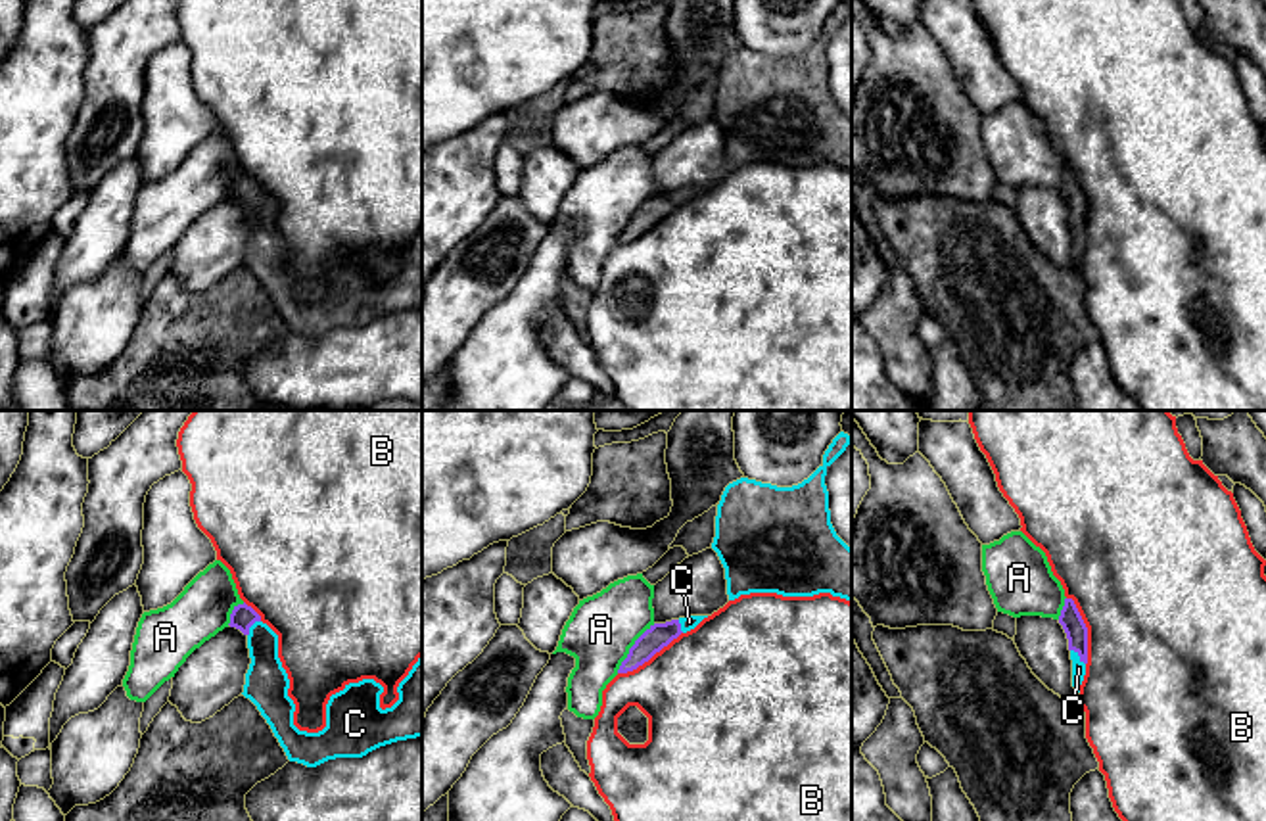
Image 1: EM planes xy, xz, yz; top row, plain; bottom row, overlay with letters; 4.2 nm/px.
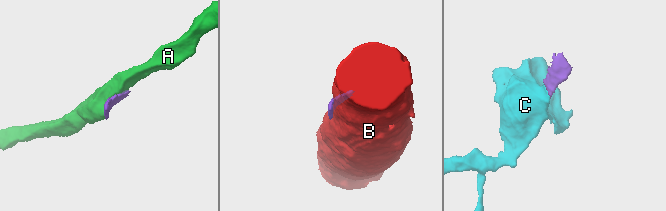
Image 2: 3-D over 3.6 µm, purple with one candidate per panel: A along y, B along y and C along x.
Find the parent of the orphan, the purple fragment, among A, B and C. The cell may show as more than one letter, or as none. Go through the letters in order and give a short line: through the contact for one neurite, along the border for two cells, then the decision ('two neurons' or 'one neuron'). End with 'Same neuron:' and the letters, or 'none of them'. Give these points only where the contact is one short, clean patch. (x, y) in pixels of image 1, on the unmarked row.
A: two neurons
B: two neurons
C: yz (1071, 190), (1077, 202), (1078, 225), (1078, 238) | one neuron
Same neuron: C

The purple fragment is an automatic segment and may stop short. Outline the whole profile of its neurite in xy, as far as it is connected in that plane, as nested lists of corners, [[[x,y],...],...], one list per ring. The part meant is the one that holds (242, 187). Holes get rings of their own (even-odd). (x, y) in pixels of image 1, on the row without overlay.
[[[246,173],[234,176],[228,196],[247,207],[251,234],[242,265],[257,276],[290,332],[316,338],[422,307],[422,226],[399,253],[399,270],[391,278],[380,278],[384,257],[374,249],[349,253],[330,267],[326,297],[307,303],[293,295],[295,274],[288,267],[290,249],[278,228],[278,205]]]

